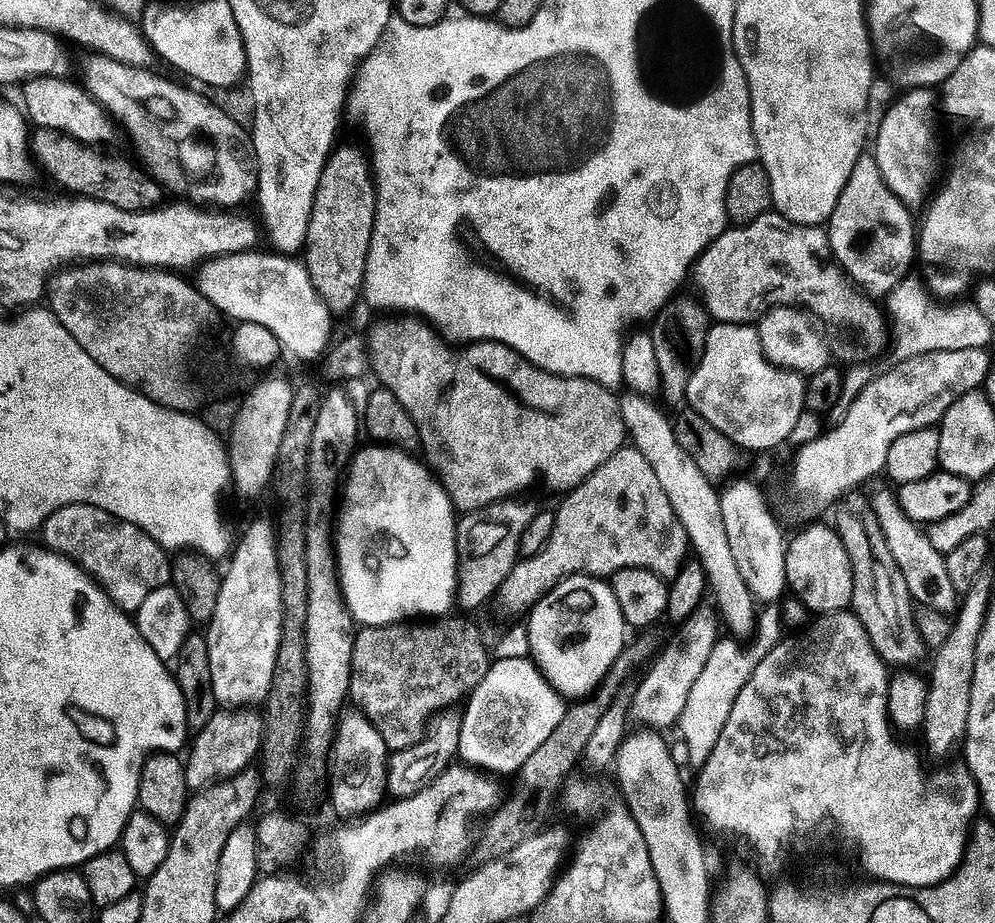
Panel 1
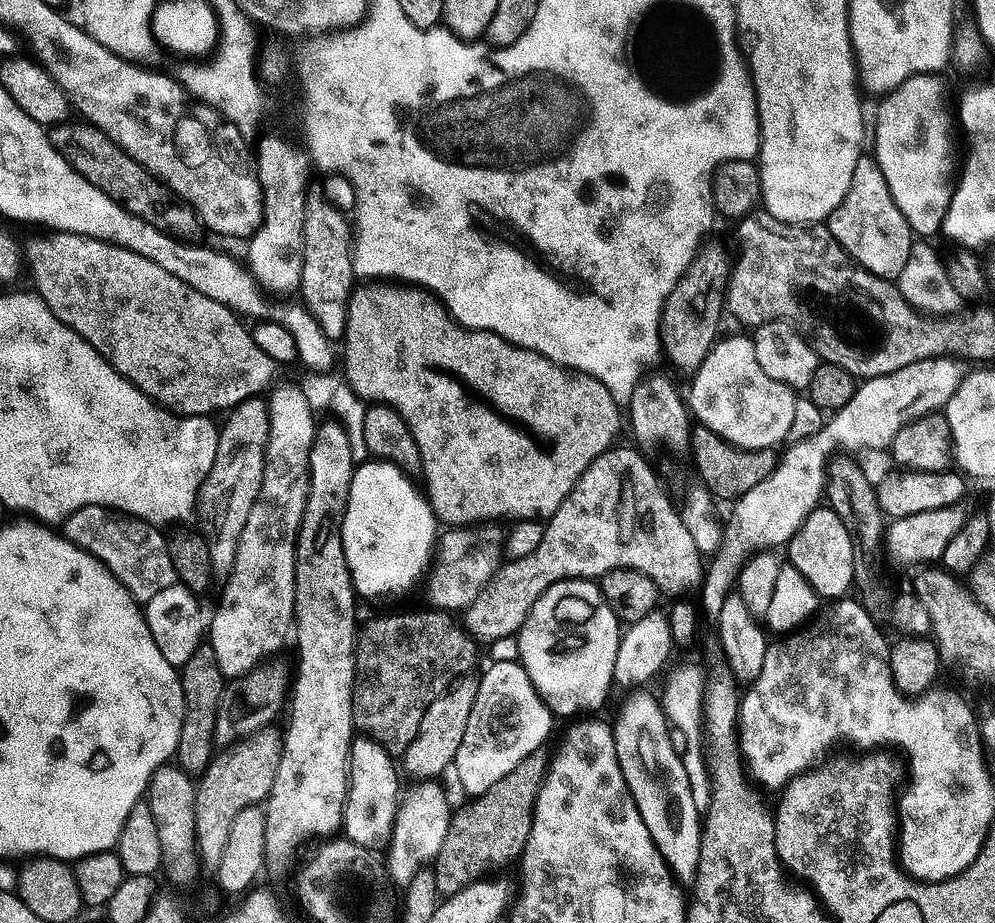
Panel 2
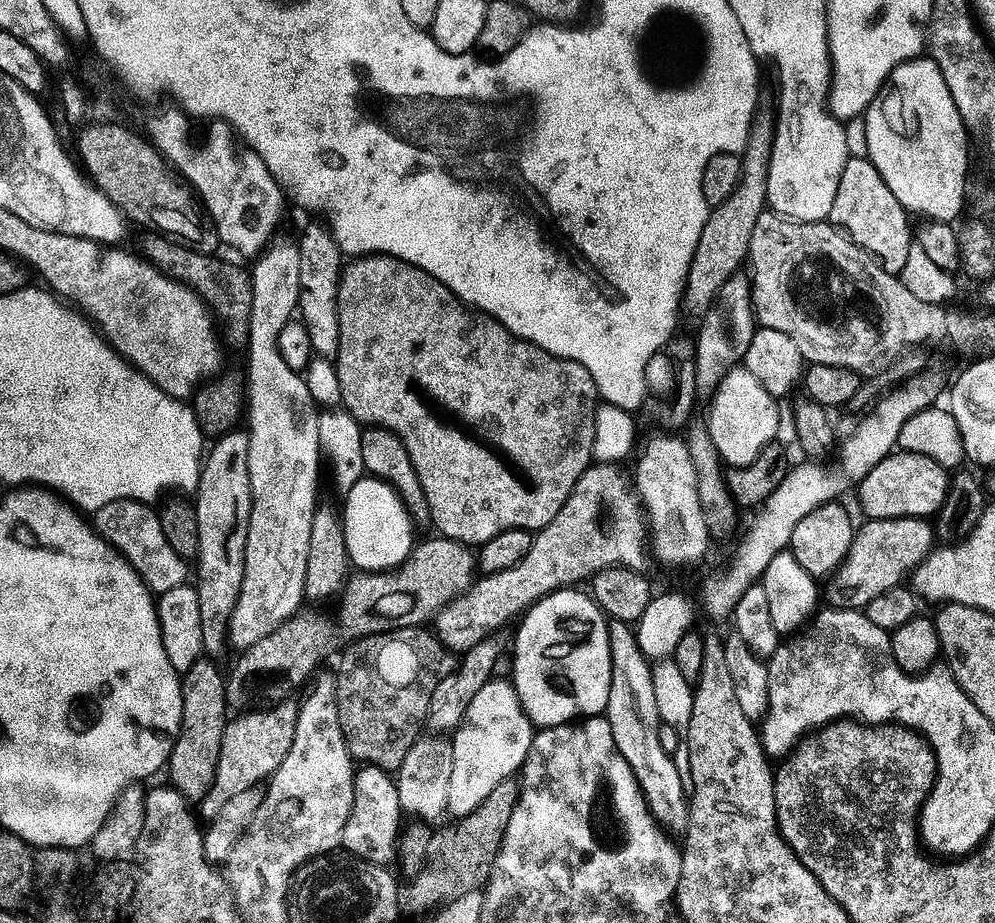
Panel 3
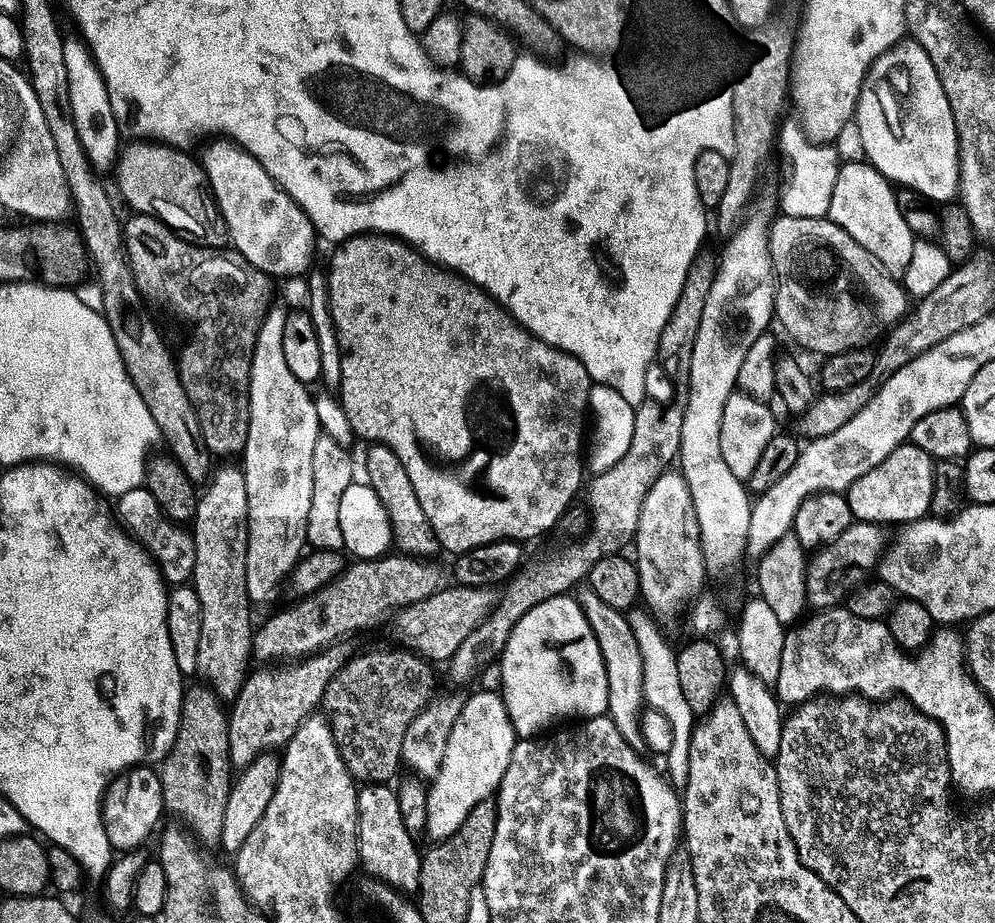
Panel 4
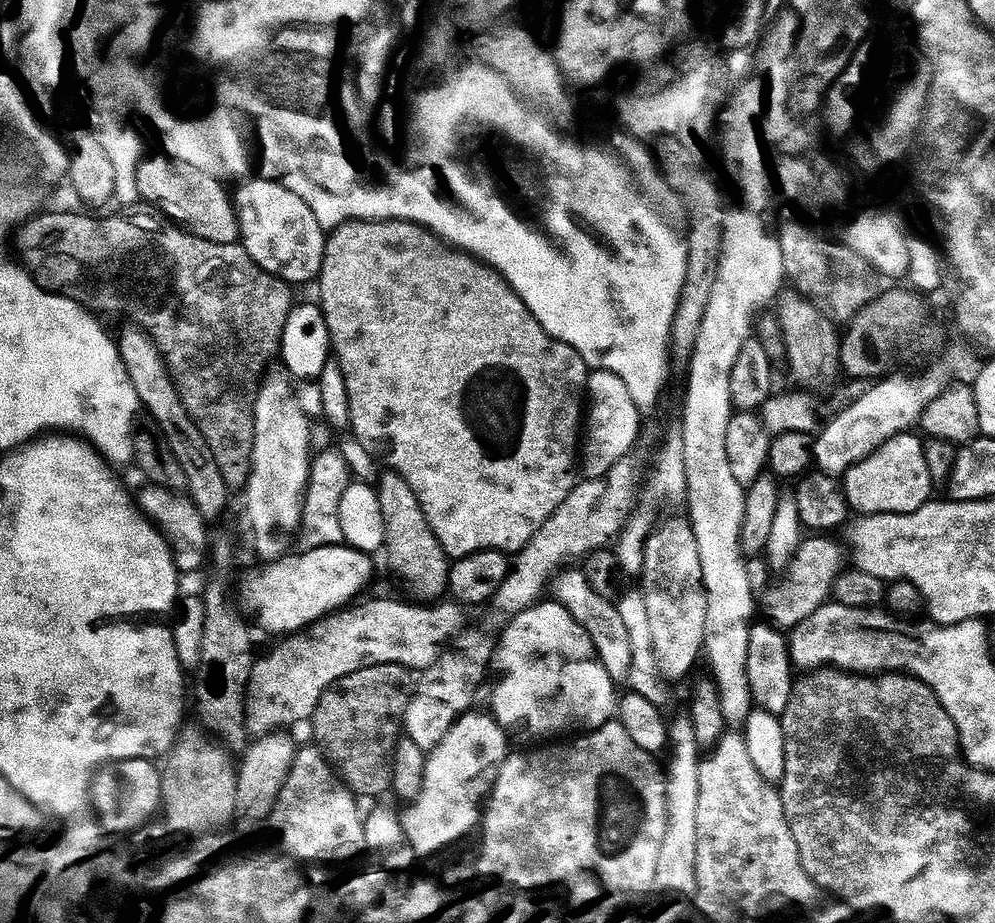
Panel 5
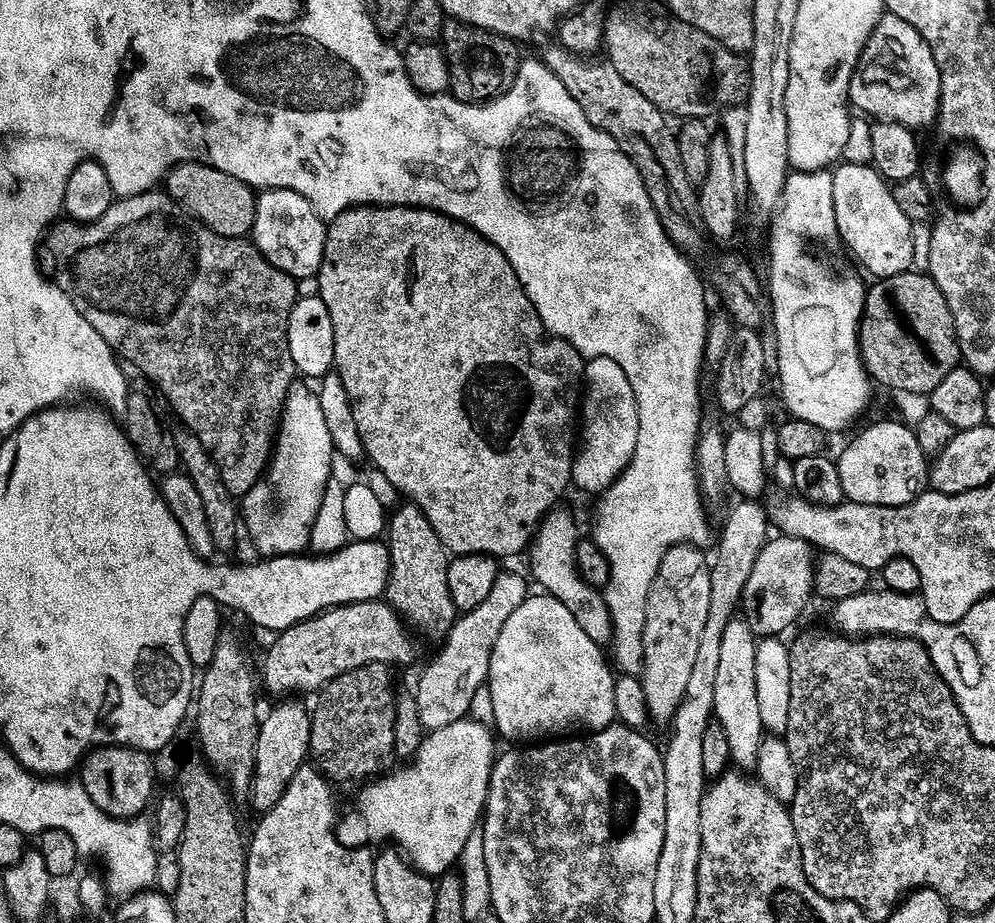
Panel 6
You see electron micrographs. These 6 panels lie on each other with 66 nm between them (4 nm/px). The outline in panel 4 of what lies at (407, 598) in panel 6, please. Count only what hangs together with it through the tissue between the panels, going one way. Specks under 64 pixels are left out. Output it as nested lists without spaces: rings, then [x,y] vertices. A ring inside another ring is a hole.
[[[373,444],[367,449],[368,457],[364,460],[364,468],[368,471],[367,483],[378,494],[378,498],[386,506],[386,514],[391,519],[393,541],[395,547],[405,555],[417,559],[433,559],[441,551],[437,536],[422,505],[418,502],[418,493],[410,482],[410,474],[406,474],[406,466],[402,466],[402,458],[394,454],[384,444]]]

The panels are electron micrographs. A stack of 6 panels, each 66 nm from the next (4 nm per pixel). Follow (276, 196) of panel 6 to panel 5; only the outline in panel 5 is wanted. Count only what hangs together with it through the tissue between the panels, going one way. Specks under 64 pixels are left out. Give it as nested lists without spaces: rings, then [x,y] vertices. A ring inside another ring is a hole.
[[[248,178],[234,192],[237,218],[240,220],[240,240],[244,249],[270,274],[287,284],[299,286],[319,277],[324,261],[326,229],[314,218],[314,210],[286,186],[263,178]]]

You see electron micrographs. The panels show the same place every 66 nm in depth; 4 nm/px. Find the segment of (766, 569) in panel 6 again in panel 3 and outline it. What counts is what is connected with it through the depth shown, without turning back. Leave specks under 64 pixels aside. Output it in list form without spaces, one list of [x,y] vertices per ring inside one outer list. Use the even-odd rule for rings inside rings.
[[[868,520],[865,528],[856,533],[850,554],[842,562],[842,566],[827,581],[828,608],[850,608],[864,610],[868,604],[894,587],[905,583],[920,565],[937,547],[936,532],[928,520]]]

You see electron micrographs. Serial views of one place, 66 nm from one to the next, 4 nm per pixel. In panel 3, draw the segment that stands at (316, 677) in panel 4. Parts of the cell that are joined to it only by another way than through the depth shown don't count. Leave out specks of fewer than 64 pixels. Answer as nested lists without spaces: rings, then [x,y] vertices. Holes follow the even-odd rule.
[[[288,698],[283,702],[264,706],[261,712],[245,711],[231,721],[222,738],[222,754],[216,771],[216,781],[212,792],[206,797],[206,804],[219,814],[231,799],[237,798],[251,788],[259,788],[271,778],[286,762],[290,746],[294,746],[294,734],[298,734],[298,714],[300,704]]]

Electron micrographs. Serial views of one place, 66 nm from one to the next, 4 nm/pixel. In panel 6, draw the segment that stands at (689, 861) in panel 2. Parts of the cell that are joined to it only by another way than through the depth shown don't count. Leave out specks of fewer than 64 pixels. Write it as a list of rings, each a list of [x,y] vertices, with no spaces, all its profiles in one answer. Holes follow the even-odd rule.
[[[556,506],[542,519],[535,536],[530,544],[531,579],[543,587],[547,595],[552,595],[561,601],[588,637],[601,646],[609,645],[612,641],[613,622],[610,618],[609,606],[603,593],[592,588],[580,576],[576,568],[576,548],[580,534],[570,511]],[[535,579],[535,580],[534,580]]]

